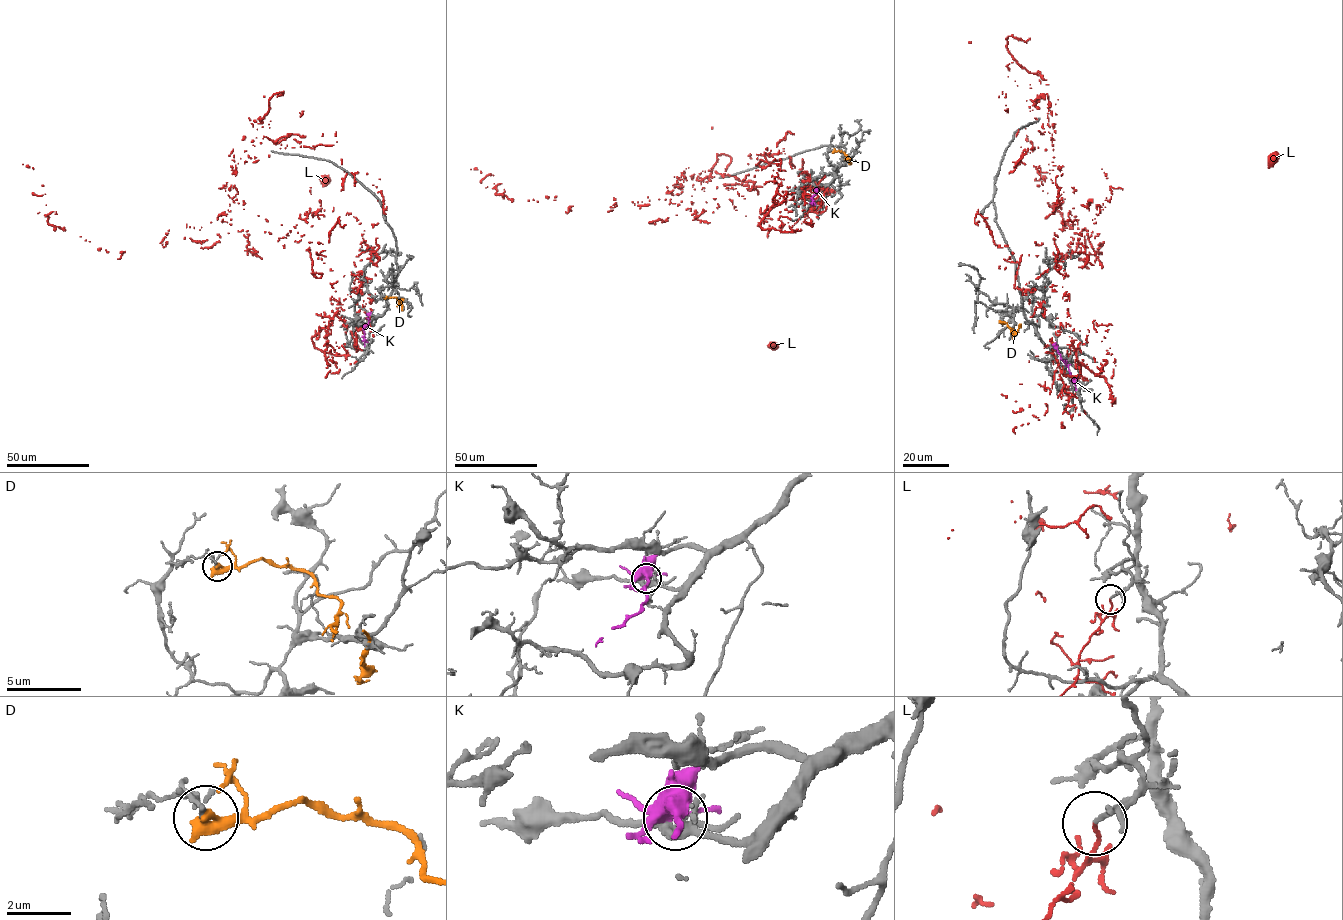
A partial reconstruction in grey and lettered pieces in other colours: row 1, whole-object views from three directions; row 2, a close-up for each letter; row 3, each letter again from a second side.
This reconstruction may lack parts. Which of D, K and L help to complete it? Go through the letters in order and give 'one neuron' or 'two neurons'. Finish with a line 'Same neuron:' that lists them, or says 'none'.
D: two neurons
K: two neurons
L: two neurons
Same neuron: none

